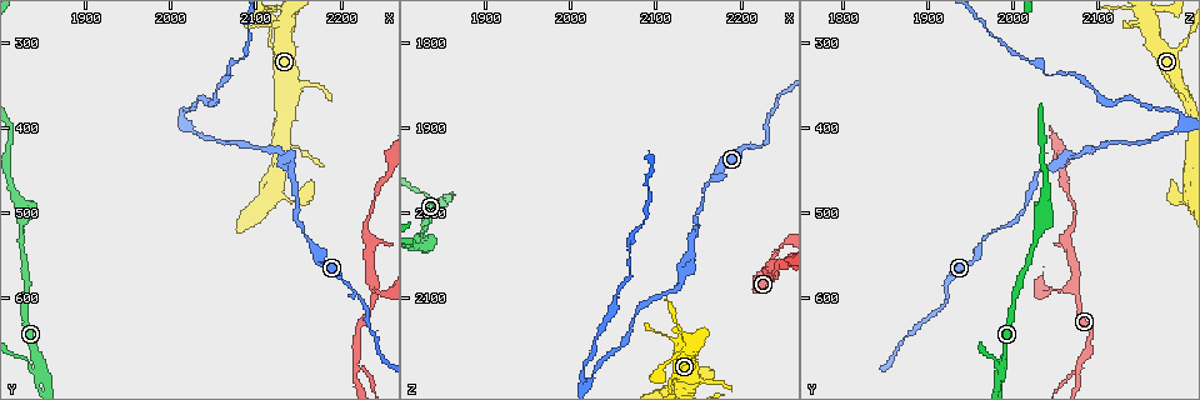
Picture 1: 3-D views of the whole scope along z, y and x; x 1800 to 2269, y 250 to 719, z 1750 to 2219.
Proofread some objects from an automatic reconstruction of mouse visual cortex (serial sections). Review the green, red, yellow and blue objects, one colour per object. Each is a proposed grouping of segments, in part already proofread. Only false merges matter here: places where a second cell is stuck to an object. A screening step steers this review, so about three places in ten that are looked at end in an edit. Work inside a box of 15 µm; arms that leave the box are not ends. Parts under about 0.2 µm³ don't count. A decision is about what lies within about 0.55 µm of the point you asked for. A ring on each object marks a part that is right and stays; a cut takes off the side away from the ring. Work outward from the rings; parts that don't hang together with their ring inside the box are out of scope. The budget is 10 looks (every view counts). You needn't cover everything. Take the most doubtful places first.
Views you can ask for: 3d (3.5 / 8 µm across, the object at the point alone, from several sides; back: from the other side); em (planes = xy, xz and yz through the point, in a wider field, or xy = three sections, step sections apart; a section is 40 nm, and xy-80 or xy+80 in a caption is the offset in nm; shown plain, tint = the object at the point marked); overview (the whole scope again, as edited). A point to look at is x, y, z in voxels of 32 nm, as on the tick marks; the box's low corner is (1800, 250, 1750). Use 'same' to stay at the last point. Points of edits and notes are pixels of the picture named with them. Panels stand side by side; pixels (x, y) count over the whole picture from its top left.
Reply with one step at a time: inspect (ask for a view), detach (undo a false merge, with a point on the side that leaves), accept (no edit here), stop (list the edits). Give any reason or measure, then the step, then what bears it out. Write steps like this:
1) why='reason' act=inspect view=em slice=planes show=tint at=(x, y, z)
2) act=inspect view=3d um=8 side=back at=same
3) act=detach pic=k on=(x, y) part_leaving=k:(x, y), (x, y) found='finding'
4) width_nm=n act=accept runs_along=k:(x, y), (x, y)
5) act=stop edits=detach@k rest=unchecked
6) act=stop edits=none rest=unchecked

why='two arms in line, one across' act=inspect view=3d um=3.5 at=(2215, 680, 2075)

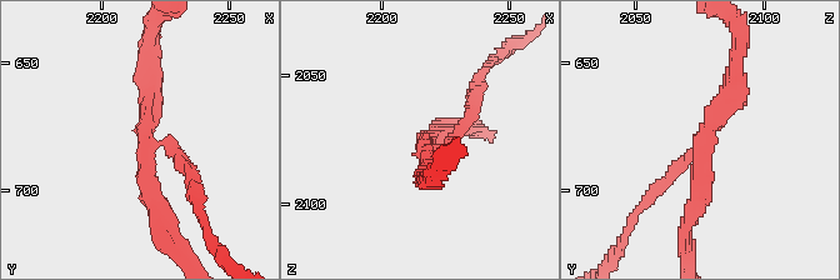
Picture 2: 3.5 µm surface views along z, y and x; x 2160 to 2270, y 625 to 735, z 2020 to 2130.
arms=3 act=accept runs_along=2:(733, 66), (691, 220) found='continuous, no second cell'

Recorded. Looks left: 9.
why='three-way junction' act=inspect view=em slice=xy step=2 show=tint at=(1845, 680, 1985)

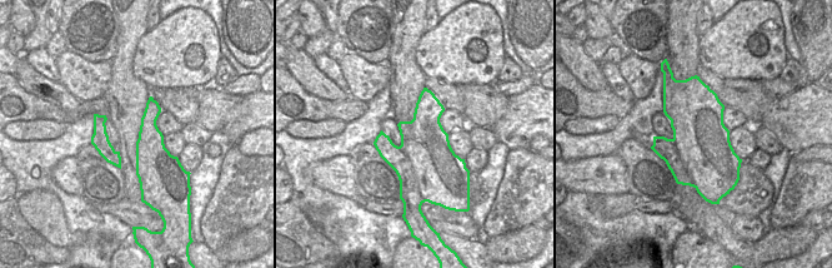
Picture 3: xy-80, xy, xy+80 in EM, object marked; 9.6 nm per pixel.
act=inspect view=3d um=3.5 at=same

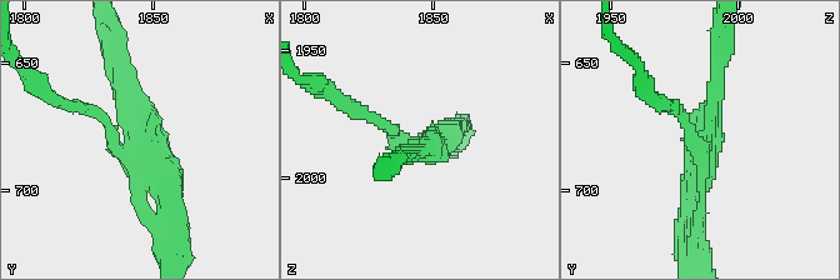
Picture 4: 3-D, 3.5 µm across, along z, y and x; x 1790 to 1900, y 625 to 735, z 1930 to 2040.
arm_widths_nm=150,250,300 act=detach pic=4 on=(99, 115) part_leaving=4:(126, 150), (95, 111), (41, 89) found='two cells meet here'

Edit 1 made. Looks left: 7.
act=inspect view=overview

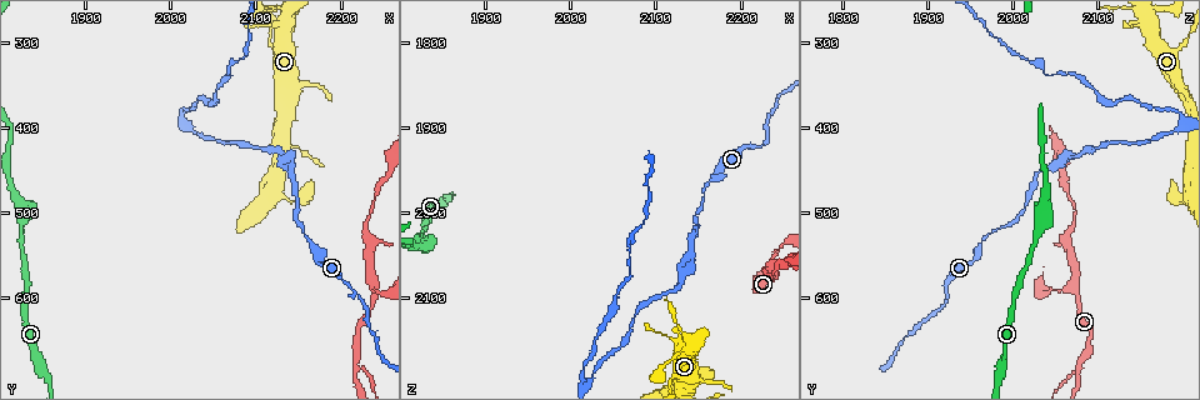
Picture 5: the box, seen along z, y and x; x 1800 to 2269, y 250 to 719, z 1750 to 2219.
why='calibre changes' act=inspect view=3d um=3.5 at=(2240, 590, 2070)

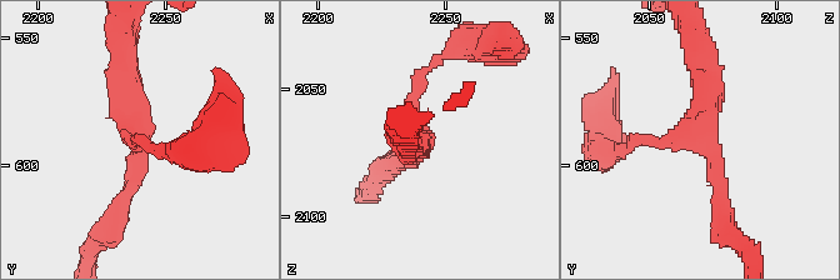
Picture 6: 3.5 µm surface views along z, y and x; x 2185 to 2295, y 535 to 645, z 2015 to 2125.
act=inspect view=em slice=planes show=tint at=same

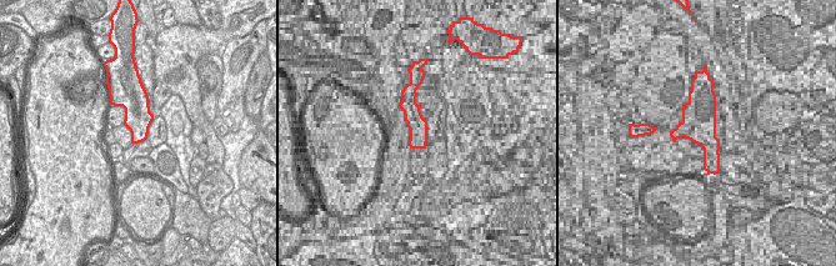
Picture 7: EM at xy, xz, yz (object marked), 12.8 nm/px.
why='another direction' act=inspect view=em slice=xy step=2 show=tint at=same

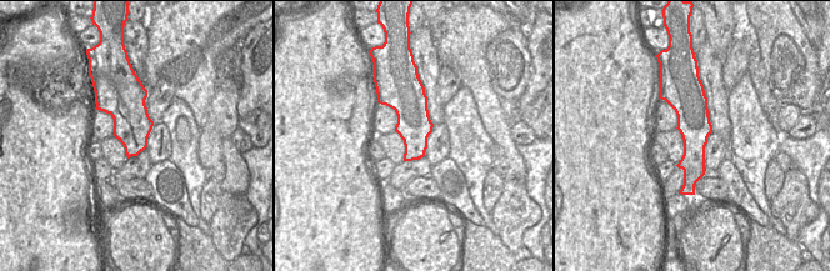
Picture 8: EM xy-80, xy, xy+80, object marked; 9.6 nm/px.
arm_widths_nm=150,200,350 act=accept runs_along=8:(690, 86), (693, 174), (684, 191) found='continuous, no second cell'

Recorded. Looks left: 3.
why='three arms meet' act=inspect view=3d um=3.5 at=(2025, 395, 2200)

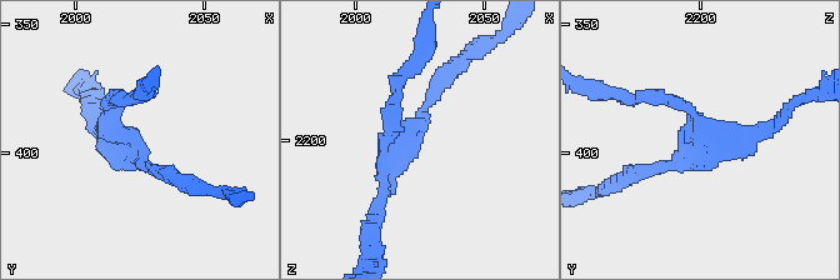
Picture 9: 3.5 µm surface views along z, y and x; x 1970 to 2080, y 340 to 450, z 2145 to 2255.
why='now the EM' act=inspect view=em slice=xy step=1 show=tint at=(2023, 396, 2197)

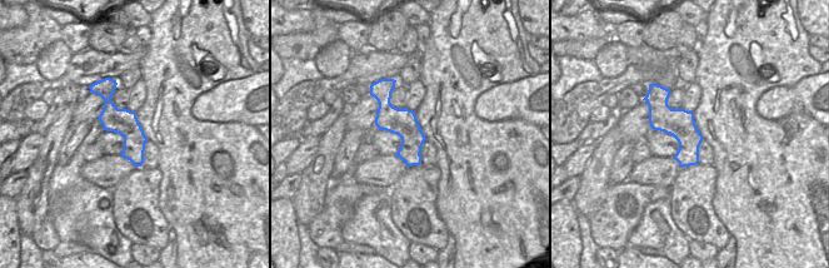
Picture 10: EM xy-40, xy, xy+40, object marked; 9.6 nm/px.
arms=3 arm_widths_nm=150,200,250 act=accept runs_along=10:(108, 82), (109, 109), (133, 133), (138, 163) found='one cell here'

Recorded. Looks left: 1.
act=stop edits=detach@4 rest=unchecked

